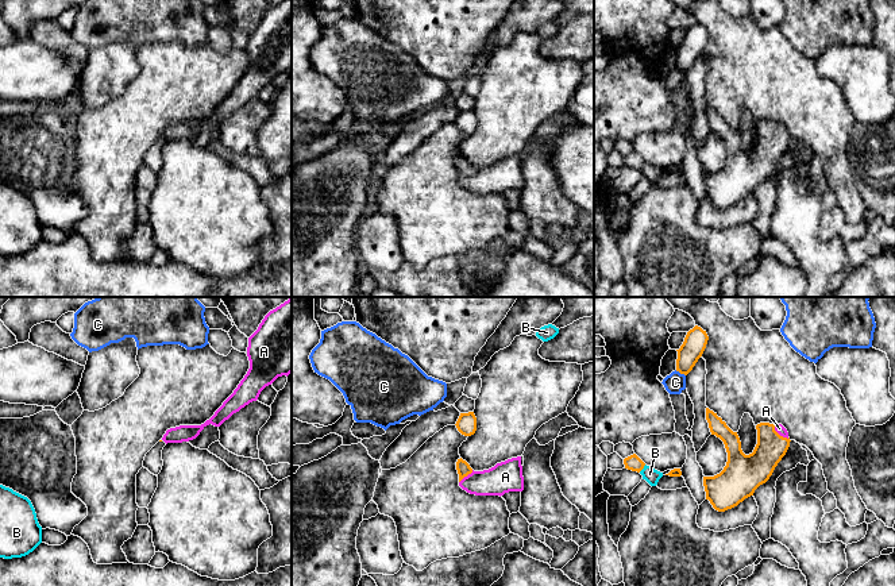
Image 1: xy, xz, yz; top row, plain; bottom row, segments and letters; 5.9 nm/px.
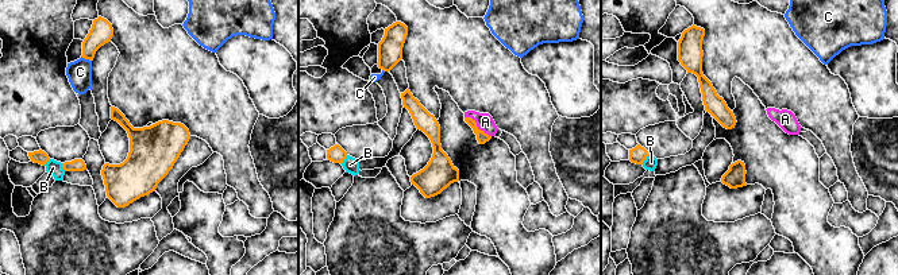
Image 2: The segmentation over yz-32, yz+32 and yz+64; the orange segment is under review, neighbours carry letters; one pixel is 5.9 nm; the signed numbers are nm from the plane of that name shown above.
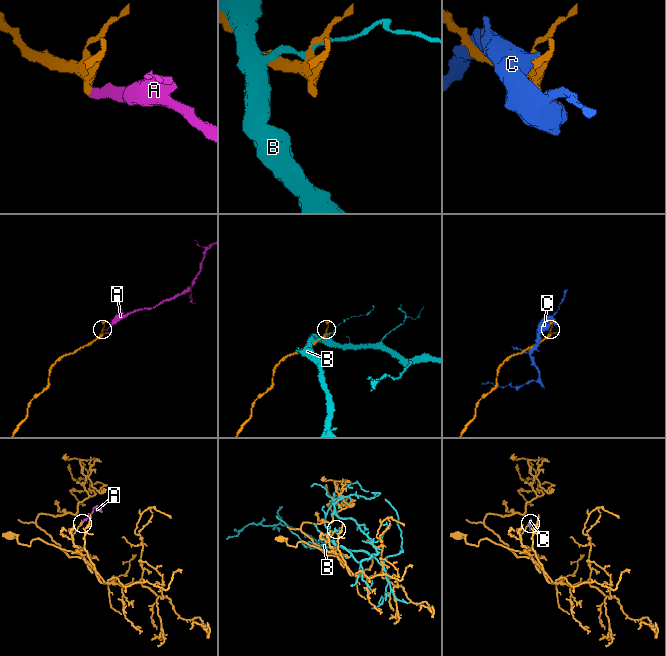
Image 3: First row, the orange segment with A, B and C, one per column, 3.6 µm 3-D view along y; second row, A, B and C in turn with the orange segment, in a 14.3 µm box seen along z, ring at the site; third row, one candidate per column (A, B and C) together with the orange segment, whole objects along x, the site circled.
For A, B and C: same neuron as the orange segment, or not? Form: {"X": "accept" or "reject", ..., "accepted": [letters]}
{"A": "accept", "B": "reject", "C": "reject", "accepted": ["A"]}

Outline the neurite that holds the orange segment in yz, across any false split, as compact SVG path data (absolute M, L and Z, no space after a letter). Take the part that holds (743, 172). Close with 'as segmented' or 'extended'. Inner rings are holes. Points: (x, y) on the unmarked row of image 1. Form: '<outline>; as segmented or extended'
M709 105L706 117L711 132L724 139L728 150L724 167L714 174L703 174L706 197L715 208L725 209L753 193L755 188L769 177L791 138L782 122L760 120L756 123L757 142L752 151L745 153L737 130Z; extended

